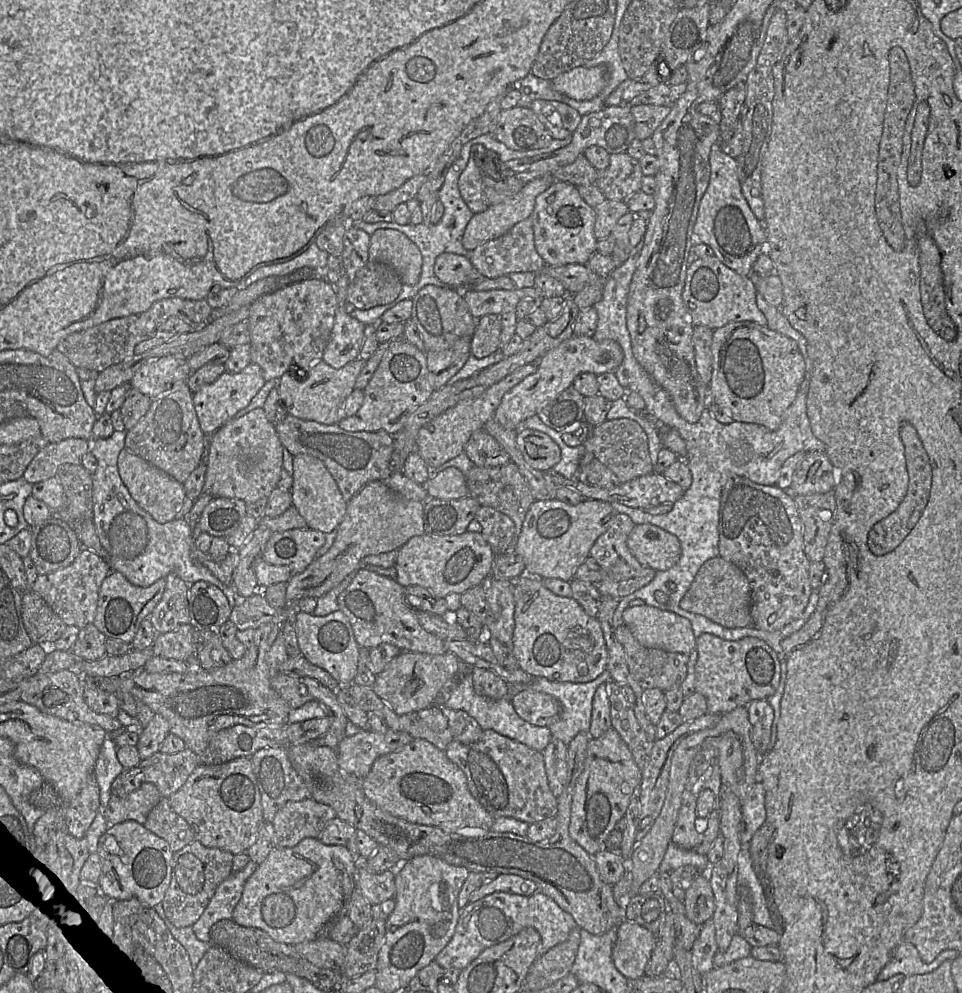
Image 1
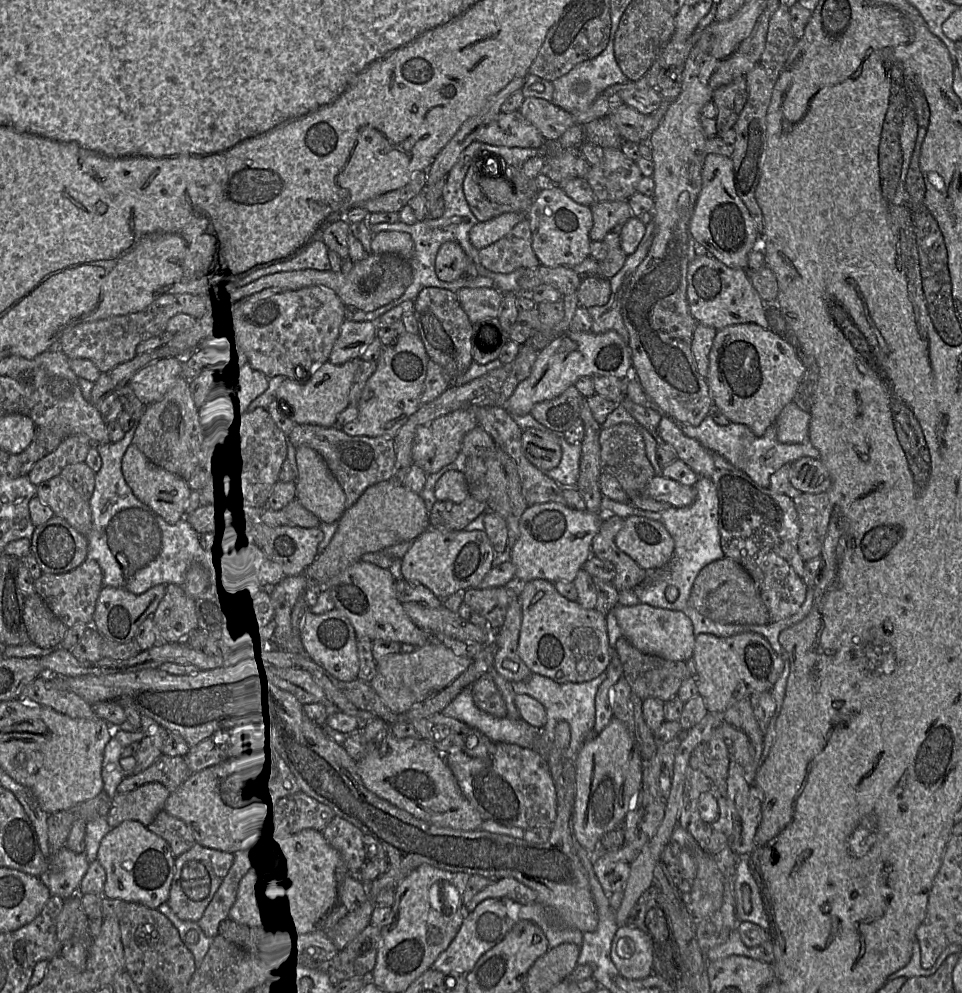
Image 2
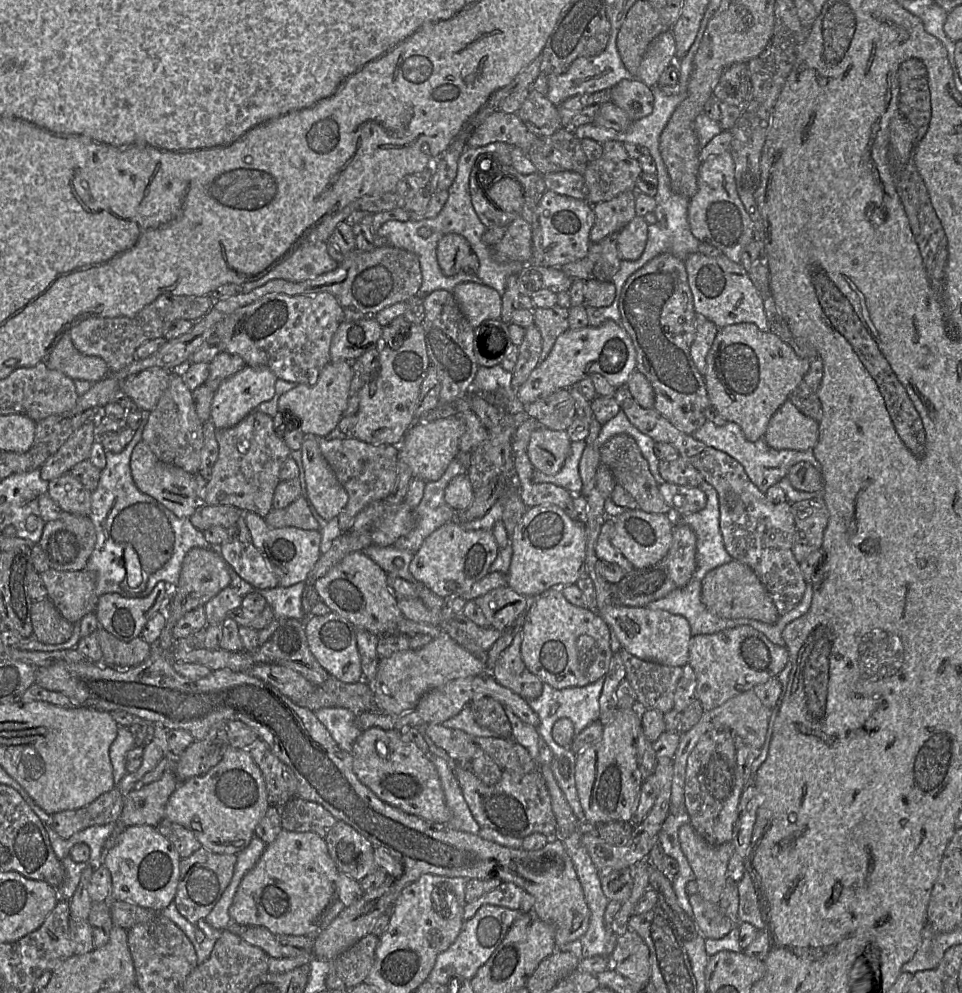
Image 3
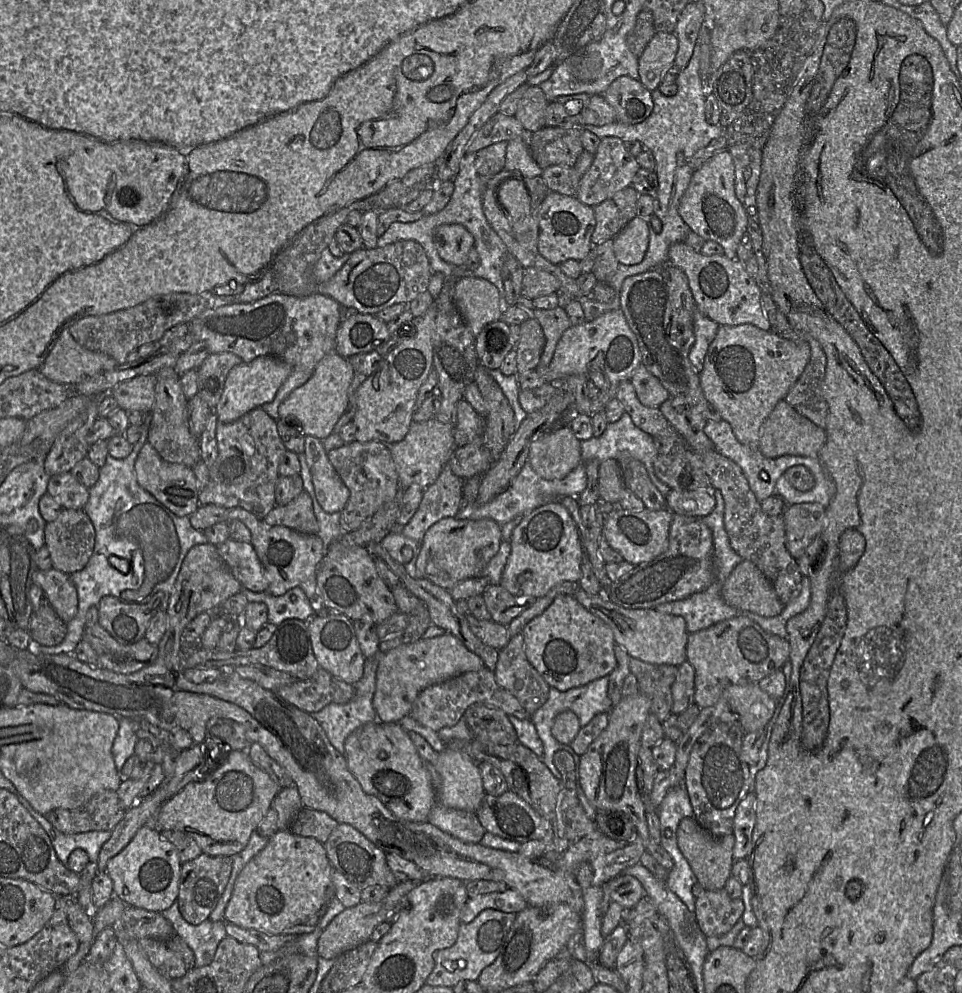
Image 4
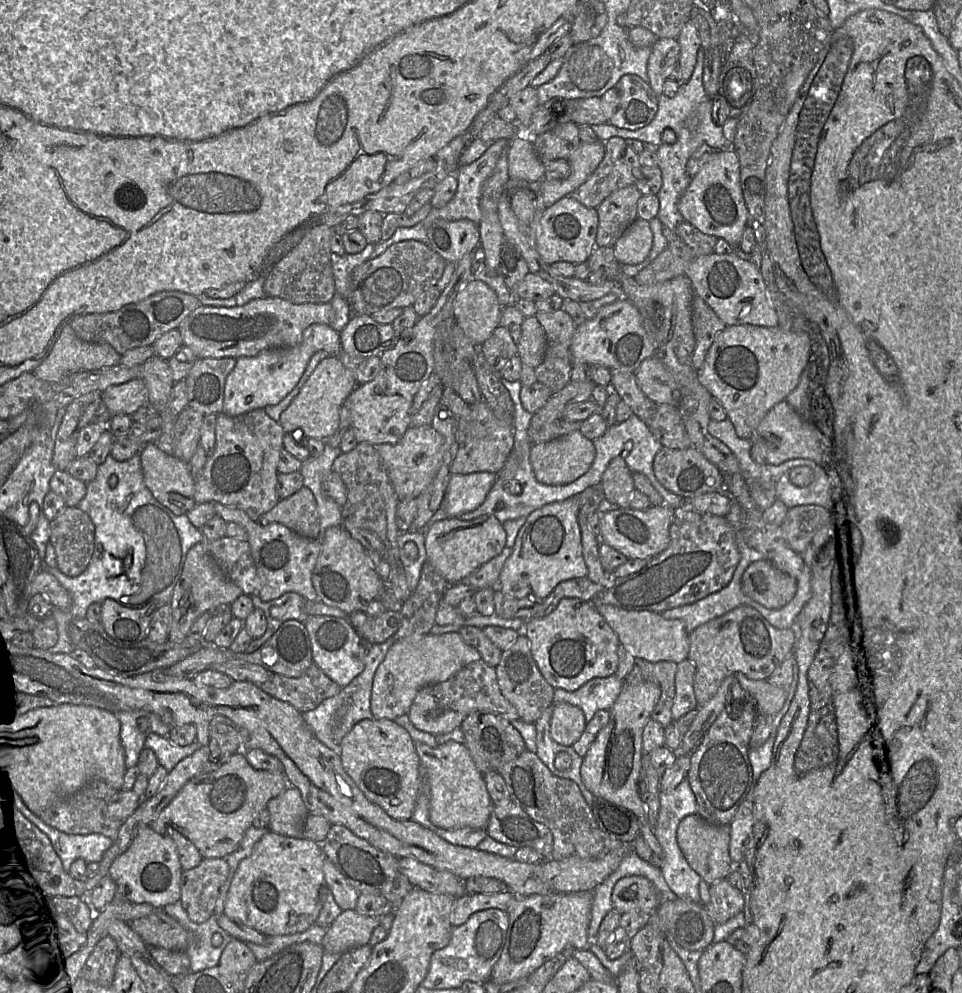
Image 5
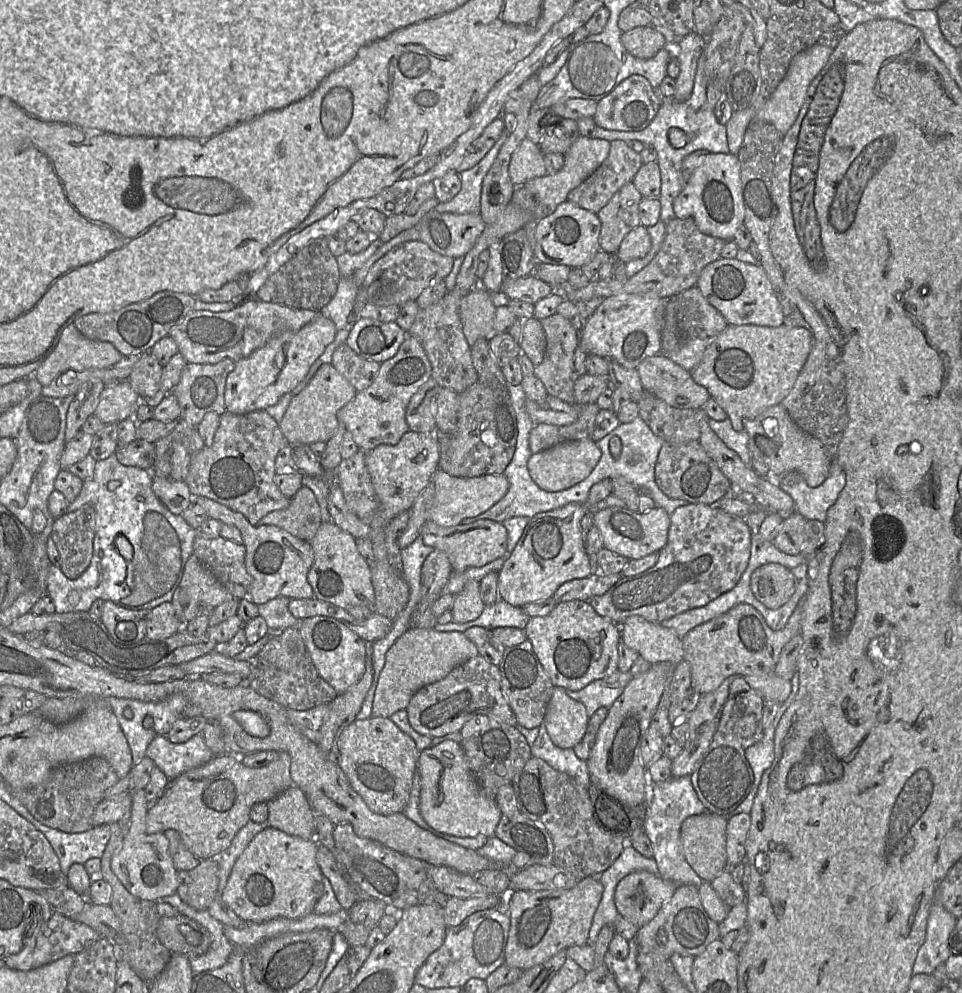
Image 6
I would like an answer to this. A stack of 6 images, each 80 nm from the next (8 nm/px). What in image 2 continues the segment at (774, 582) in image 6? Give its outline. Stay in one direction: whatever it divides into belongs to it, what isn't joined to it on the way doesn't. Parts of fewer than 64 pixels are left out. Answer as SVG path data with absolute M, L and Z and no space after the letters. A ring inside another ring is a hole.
M727 557L715 560L699 571L688 604L703 616L722 624L764 625L770 622L754 580L742 565Z

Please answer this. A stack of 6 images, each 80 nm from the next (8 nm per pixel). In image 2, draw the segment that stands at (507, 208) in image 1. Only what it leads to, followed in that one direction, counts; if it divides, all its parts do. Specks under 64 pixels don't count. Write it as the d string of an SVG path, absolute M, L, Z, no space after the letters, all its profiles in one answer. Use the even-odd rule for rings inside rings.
M507 212L491 220L478 222L470 229L469 240L474 248L480 250L504 237L524 218L526 214Z

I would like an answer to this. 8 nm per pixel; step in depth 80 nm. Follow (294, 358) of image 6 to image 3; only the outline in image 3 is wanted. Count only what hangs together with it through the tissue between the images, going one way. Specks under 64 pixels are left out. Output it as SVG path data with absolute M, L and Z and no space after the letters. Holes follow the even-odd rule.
M245 366L242 370L223 380L219 385L211 404L210 420L216 429L231 428L240 423L257 406L271 400L275 395L276 375L267 367Z

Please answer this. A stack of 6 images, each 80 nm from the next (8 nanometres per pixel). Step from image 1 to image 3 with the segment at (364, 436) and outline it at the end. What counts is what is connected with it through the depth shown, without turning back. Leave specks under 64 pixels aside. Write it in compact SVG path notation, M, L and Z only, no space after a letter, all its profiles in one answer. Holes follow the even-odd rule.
M353 437L344 439L317 438L320 450L348 493L348 503L338 515L342 532L349 532L356 516L369 504L385 500L393 491L397 477L398 446L373 445Z

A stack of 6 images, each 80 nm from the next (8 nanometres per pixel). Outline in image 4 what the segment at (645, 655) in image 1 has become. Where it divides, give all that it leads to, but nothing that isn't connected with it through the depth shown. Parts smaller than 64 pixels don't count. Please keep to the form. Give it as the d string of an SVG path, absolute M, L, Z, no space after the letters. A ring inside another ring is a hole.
M630 656L629 669L637 678L639 693L651 700L650 712L663 723L672 714L671 688L678 666L651 664Z

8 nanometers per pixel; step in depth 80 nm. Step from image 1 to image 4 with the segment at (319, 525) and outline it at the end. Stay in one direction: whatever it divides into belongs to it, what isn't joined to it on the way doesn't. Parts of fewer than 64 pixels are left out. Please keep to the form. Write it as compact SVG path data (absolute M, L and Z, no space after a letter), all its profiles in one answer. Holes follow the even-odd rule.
M306 436L304 455L320 506L327 513L341 513L350 498L350 491L330 463L322 440Z

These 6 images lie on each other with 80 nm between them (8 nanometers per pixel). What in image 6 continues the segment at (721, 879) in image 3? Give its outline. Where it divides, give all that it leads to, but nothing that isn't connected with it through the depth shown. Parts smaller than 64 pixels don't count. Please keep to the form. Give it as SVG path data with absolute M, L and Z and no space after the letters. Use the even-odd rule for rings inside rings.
M705 812L687 817L680 830L683 855L705 882L728 869L727 817Z

